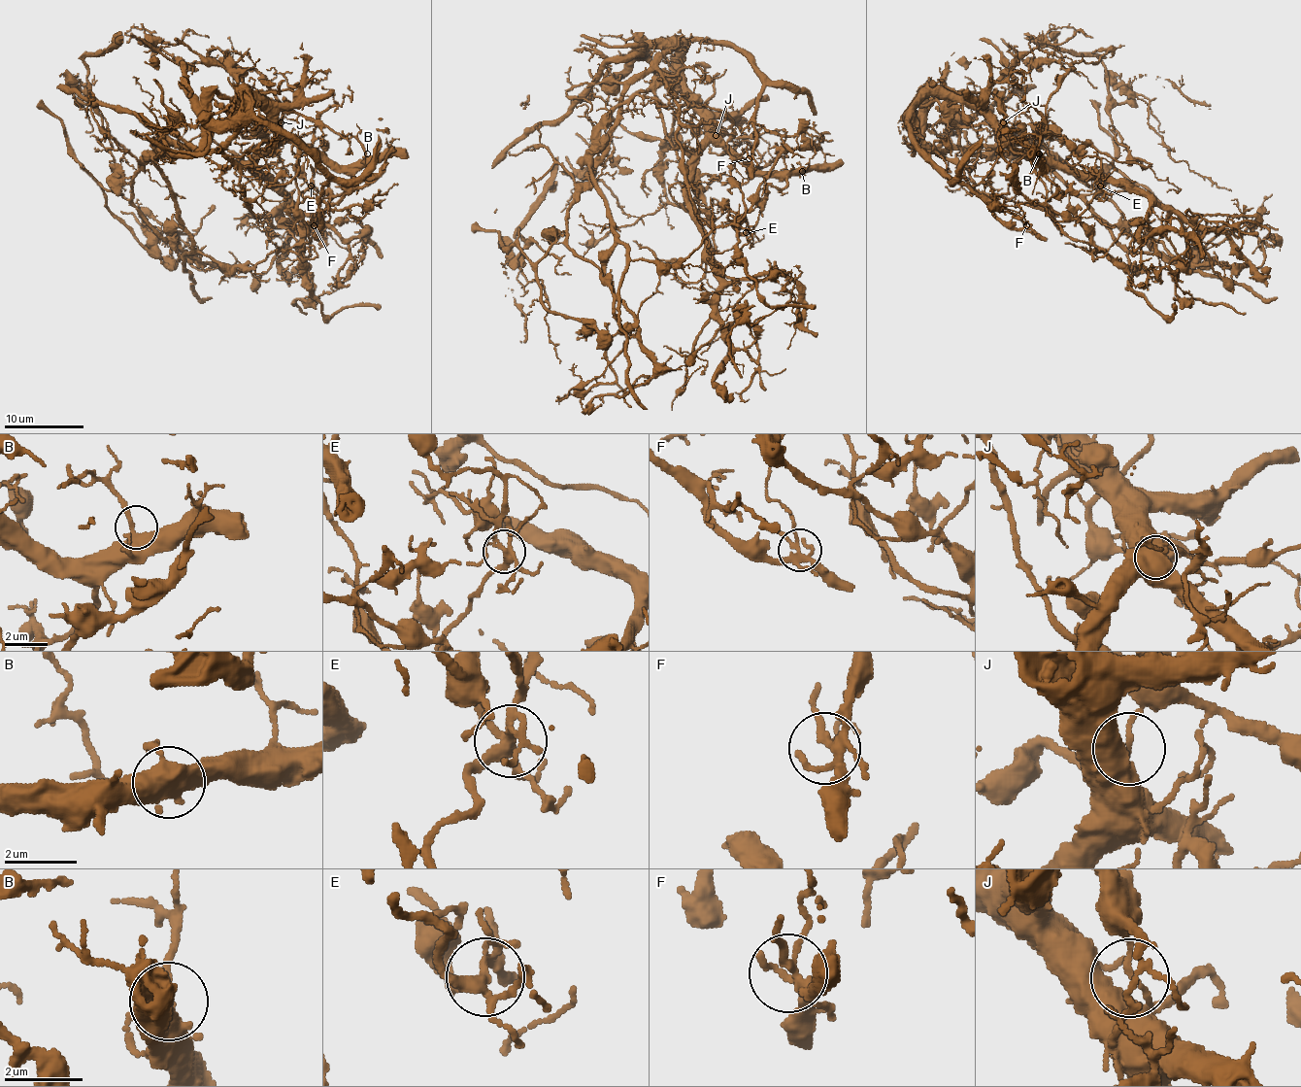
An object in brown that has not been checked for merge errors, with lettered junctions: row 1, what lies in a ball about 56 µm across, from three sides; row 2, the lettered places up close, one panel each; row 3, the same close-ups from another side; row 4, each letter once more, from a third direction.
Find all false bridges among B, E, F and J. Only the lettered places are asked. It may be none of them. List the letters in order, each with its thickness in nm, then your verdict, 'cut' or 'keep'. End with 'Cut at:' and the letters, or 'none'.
B: 320 nm thick; keep
E: 280 nm thick; cut
F: 240 nm thick; keep
J: 120 nm thick; cut
Cut at: E, J

